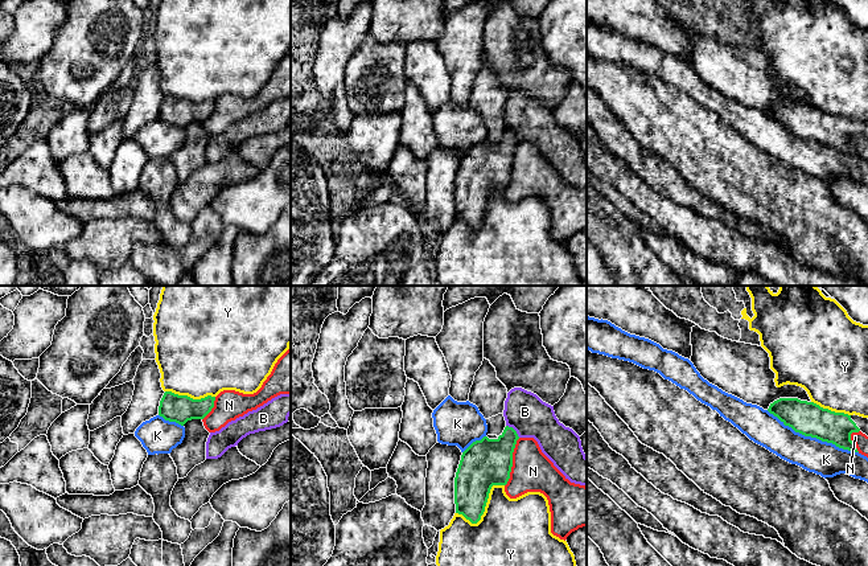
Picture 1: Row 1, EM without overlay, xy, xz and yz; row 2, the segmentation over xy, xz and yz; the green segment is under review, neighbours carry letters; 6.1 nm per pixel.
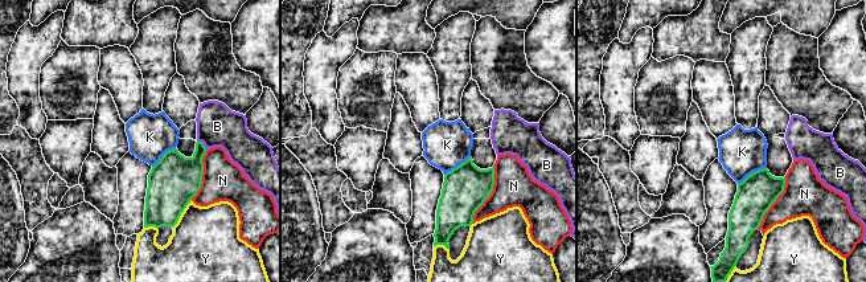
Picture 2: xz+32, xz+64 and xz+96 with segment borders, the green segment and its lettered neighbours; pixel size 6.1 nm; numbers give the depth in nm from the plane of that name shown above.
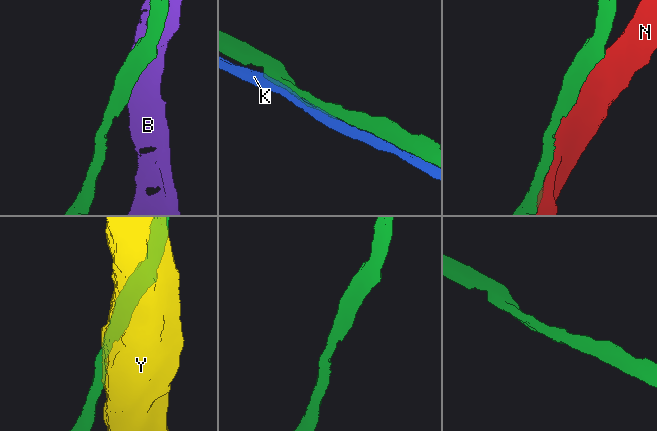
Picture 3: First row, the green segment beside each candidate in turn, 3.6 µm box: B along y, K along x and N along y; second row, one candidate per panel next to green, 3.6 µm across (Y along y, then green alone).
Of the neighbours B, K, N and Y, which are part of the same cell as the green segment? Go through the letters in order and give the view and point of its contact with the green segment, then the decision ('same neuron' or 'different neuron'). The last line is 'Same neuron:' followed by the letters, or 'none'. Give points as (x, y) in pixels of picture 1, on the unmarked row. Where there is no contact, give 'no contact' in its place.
B: meets green in xz at (514, 134); different neuron
K: meets green in yz at (813, 140); different neuron
N: meets green in xz at (511, 165); different neuron
Y: meets green in xz at (484, 213); different neuron
Same neuron: none

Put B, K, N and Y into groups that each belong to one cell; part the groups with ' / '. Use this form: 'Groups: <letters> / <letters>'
Groups: B / K / N / Y

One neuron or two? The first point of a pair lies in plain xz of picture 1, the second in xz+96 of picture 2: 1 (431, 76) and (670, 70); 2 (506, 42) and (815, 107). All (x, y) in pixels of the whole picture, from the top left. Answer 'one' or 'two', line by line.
1: two
2: one

